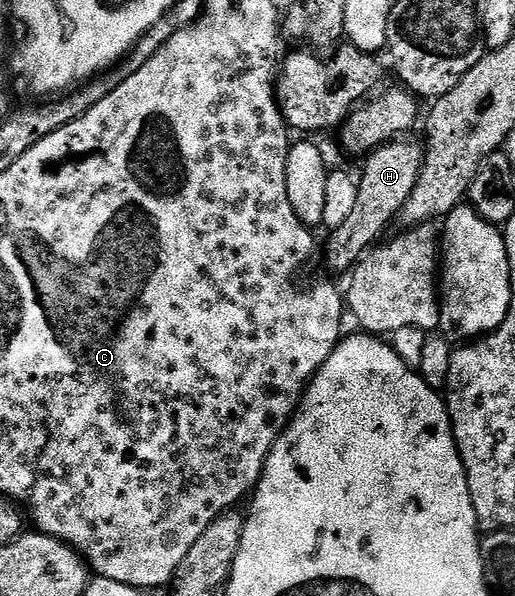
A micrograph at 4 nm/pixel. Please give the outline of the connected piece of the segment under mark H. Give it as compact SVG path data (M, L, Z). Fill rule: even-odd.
M396 139L387 141L379 145L370 153L366 154L367 163L363 167L363 178L358 178L357 184L357 204L353 206L353 211L346 217L345 223L341 227L330 230L331 238L327 241L327 265L335 273L350 274L355 266L367 256L369 250L380 240L379 236L387 229L387 224L391 220L398 218L402 214L405 203L410 199L413 187L417 187L417 179L423 170L423 150L424 146L411 139Z

